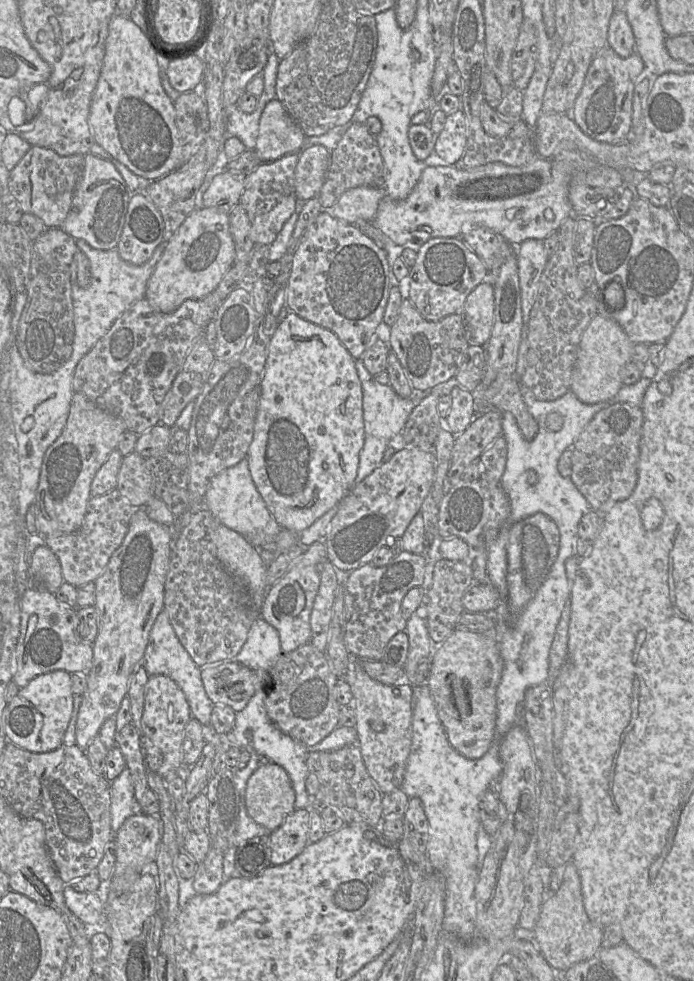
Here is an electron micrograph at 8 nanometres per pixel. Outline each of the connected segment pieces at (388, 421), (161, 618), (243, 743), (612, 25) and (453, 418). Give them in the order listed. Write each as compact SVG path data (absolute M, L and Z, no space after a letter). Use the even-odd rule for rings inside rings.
M362 359L356 360L356 369L361 381L363 392L363 419L365 428L364 446L360 452L358 473L355 486L361 483L375 469L383 463L383 456L390 440L401 434L404 426L414 408L430 391L415 391L409 398L402 398L390 385L377 382L372 374L365 368Z
M164 609L157 616L149 633L148 644L141 665L151 675L164 675L177 683L183 691L191 709L192 718L210 730L210 721L214 704L206 694L201 668L195 664L187 650L180 643Z
M260 686L246 707L236 713L234 727L225 736L234 746L238 746L241 749L251 749L268 761L283 767L290 777L295 792L295 809L311 807L312 797L307 793L305 787L306 778L310 773L307 766L309 748L282 733L271 723L265 708L264 686ZM247 729L253 732L251 740L245 736Z
M614 11L610 18L607 45L621 58L636 52L633 30L624 11Z
M460 385L454 386L450 391L450 395L452 405L446 421L451 432L457 436L463 433L474 419L475 401L473 400L473 393Z

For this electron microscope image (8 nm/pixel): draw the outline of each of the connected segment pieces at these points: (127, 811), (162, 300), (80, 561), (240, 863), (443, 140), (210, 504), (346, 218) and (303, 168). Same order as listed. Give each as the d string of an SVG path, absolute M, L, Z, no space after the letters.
M126 767L116 779L111 782L111 828L113 839L124 821L134 814L133 801L135 789L130 770Z
M197 206L167 242L148 280L145 298L161 313L174 312L184 301L211 294L235 261L228 212Z
M115 488L101 496L91 497L81 527L71 533L45 537L45 544L57 556L65 582L79 588L104 572L109 559L122 544L136 508L130 505Z
M269 835L257 836L242 843L236 851L235 868L241 877L252 879L261 876L270 867Z
M462 109L446 116L444 128L435 136L434 150L449 165L458 163L467 144L467 120Z
M247 458L212 478L205 493L205 508L220 524L239 533L249 543L257 534L277 535L282 529L270 514L252 481Z
M360 186L343 193L338 201L324 210L332 217L357 226L357 222L373 222L380 202L387 196L383 187Z
M320 144L304 147L295 168L295 195L299 202L318 196L328 171L330 153Z

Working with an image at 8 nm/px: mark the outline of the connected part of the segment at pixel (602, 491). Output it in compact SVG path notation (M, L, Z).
M615 403L597 412L573 443L570 478L593 510L604 514L632 494L638 479L642 427L641 406Z

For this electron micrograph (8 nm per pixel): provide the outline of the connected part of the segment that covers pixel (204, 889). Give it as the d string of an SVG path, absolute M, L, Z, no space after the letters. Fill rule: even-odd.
M211 847L193 877L195 894L212 894L223 884L223 860L224 854Z

